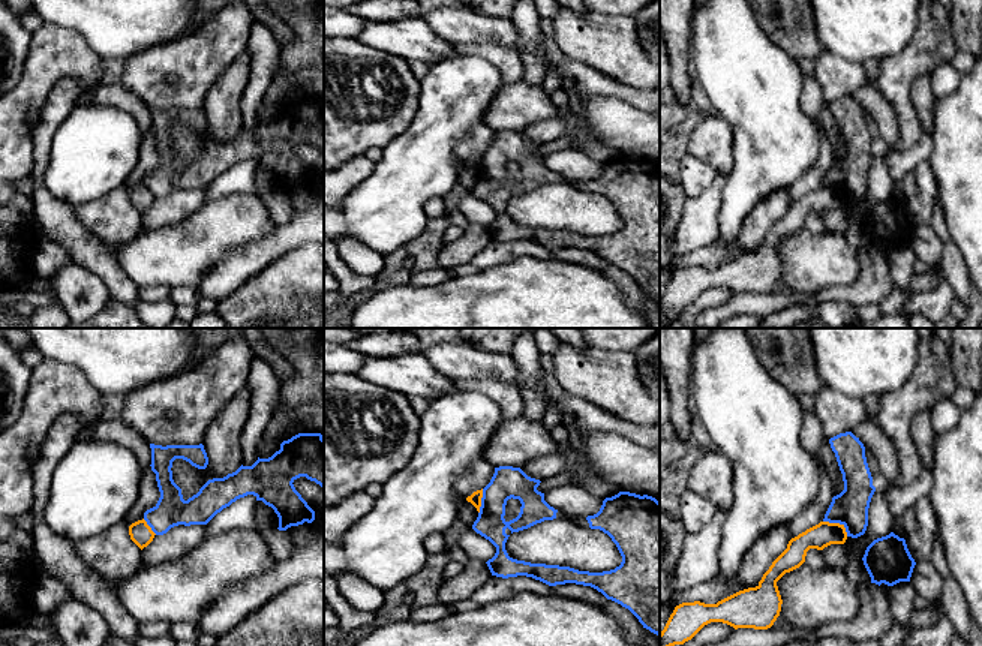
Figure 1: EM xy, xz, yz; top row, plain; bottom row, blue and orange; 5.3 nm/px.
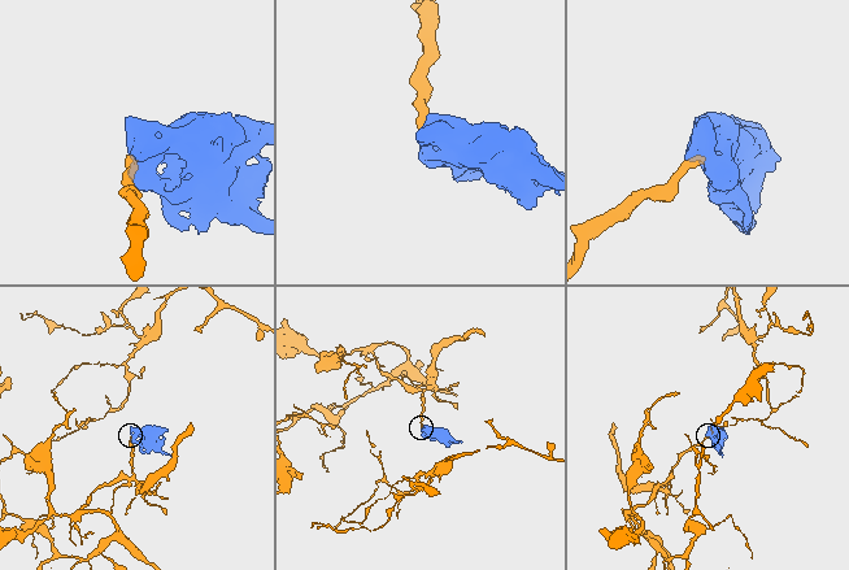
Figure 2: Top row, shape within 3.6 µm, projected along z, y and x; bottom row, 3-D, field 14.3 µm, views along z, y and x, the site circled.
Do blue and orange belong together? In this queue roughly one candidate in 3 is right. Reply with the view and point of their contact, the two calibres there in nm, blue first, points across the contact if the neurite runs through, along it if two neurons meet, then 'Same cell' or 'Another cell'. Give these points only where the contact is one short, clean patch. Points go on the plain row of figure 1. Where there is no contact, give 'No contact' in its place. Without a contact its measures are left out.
Touches blue at yz (838, 186). Thickness 190 nm (blue) against 130 nm. Boundary: yz (823, 185), (840, 188), (847, 200). Another cell

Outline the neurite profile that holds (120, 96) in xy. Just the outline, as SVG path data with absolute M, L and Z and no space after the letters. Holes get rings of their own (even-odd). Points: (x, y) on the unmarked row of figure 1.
M100 81L93 88L84 90L78 100L79 105L106 105L135 118L142 136L145 138L151 129L150 106L121 82L108 84Z

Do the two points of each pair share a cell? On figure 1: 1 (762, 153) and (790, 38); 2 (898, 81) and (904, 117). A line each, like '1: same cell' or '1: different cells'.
1: different cells
2: same cell

